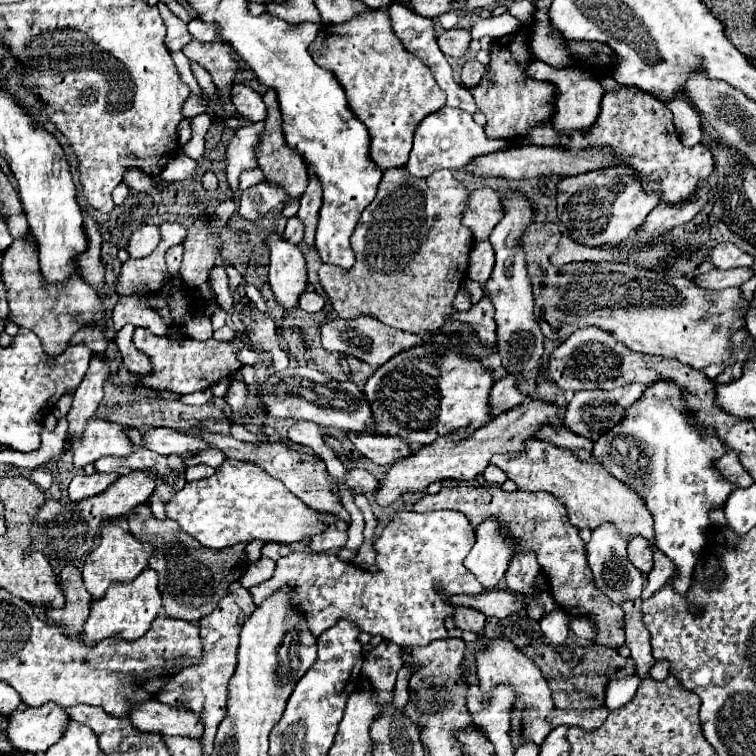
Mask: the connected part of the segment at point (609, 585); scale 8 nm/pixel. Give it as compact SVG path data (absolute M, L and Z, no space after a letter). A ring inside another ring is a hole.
M604 522L598 528L592 530L590 542L586 544L586 554L588 554L588 566L594 574L594 582L596 586L614 602L622 604L626 600L636 600L644 588L644 578L642 572L638 568L634 568L634 564L630 564L628 560L628 552L626 552L628 540L618 532L618 528L612 522Z

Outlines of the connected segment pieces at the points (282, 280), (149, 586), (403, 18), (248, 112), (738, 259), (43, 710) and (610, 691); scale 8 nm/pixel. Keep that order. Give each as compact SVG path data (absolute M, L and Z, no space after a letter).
M268 234L266 246L270 250L268 280L274 296L286 310L292 310L298 304L298 296L306 288L304 256L284 234Z
M144 568L132 582L110 584L108 592L100 600L92 602L92 610L80 638L86 644L94 644L110 636L136 640L150 628L152 620L160 614L160 610L162 610L162 594L158 592L158 572L154 572L152 568Z
M392 2L386 10L388 10L388 14L390 14L392 30L396 32L396 36L398 36L400 42L404 44L404 48L406 48L408 52L412 52L416 58L420 58L424 64L428 64L428 68L434 72L434 78L436 78L438 86L446 92L446 98L448 98L446 102L448 102L448 106L452 106L452 108L460 108L460 110L470 112L470 114L478 112L474 100L470 100L470 92L464 90L460 84L456 84L454 78L452 78L452 68L450 68L450 64L446 62L444 54L440 52L440 48L438 48L438 44L436 44L434 22L432 22L432 18L424 18L424 16L412 12L410 8L406 8L404 4L398 4L398 2Z
M232 84L232 104L236 106L238 114L250 122L260 122L266 118L266 104L262 96L244 84Z
M720 242L716 244L716 248L710 252L712 264L716 268L736 268L736 266L752 266L752 256L746 254L744 250L740 250L736 244L732 242Z
M48 702L40 708L14 710L10 714L8 736L12 746L20 752L46 752L62 738L70 722L72 718L62 706Z
M630 674L626 678L612 678L608 680L608 686L606 686L606 708L608 710L616 710L620 706L624 706L626 702L632 700L636 688L640 684L640 676L638 674Z

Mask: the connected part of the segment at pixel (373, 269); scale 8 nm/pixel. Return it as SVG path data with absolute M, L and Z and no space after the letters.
M404 166L388 168L378 186L376 200L362 212L358 226L352 234L352 248L356 254L356 264L344 274L344 270L322 264L318 270L320 286L328 294L338 316L354 318L362 314L372 314L392 328L404 332L434 332L444 326L450 314L454 314L454 296L460 282L466 278L468 254L474 244L472 232L462 226L460 214L466 202L466 186L460 184L450 170L434 172L432 176L418 178L412 176Z

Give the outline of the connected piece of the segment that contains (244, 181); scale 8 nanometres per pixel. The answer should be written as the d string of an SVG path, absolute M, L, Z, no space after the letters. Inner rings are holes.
M254 168L254 170L246 170L240 174L240 190L248 188L248 186L254 186L258 182L264 180L264 172L260 168Z

